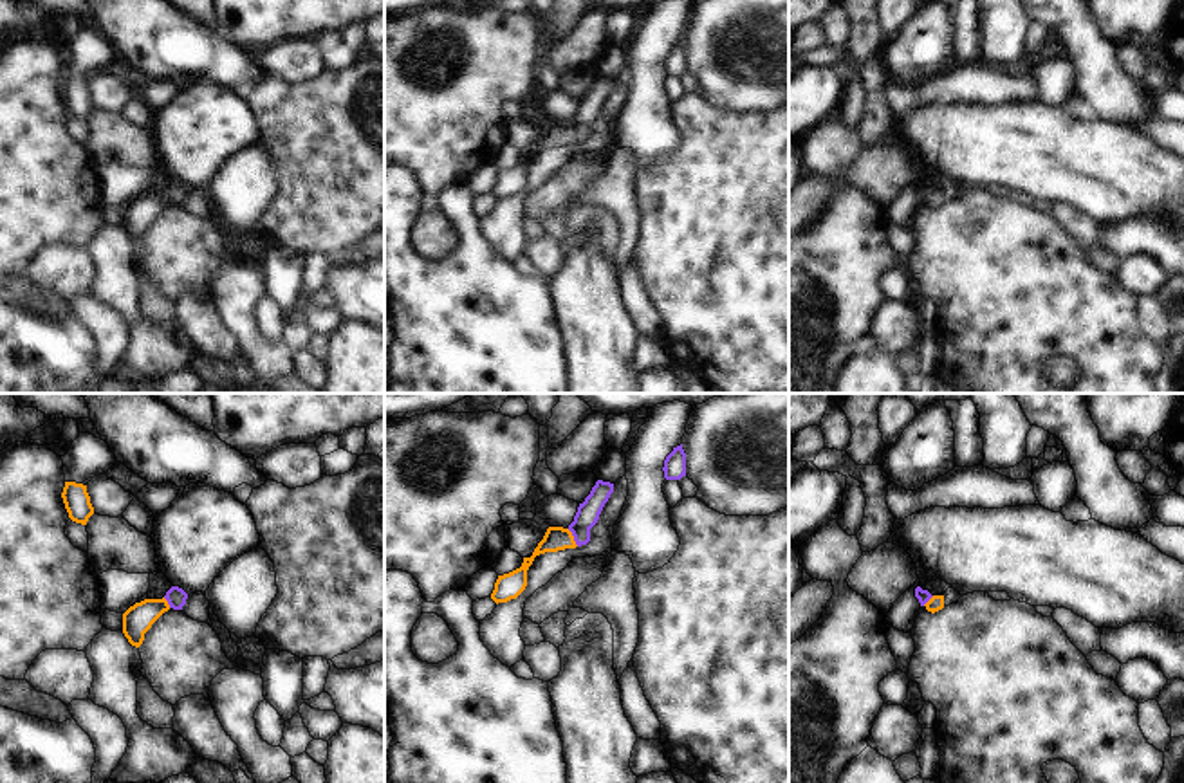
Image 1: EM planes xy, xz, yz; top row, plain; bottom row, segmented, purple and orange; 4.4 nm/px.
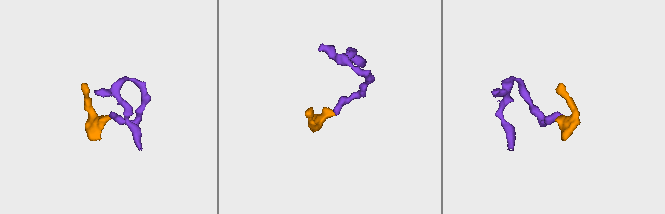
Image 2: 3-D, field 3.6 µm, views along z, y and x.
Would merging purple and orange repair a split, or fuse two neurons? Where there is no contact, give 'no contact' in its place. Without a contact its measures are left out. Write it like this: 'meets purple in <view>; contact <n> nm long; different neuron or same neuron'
meets purple in xz; contact 90 nm long; same neuron

